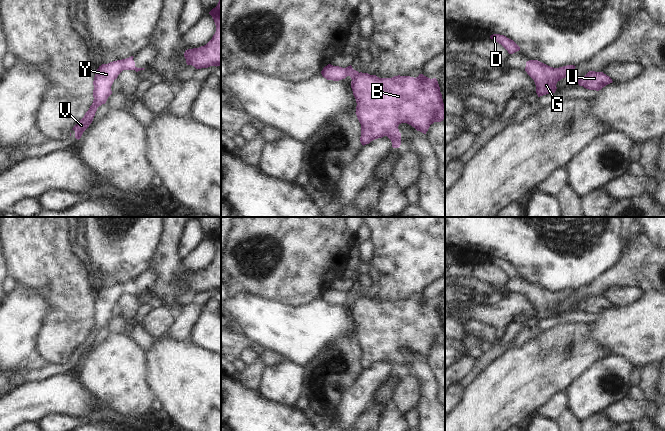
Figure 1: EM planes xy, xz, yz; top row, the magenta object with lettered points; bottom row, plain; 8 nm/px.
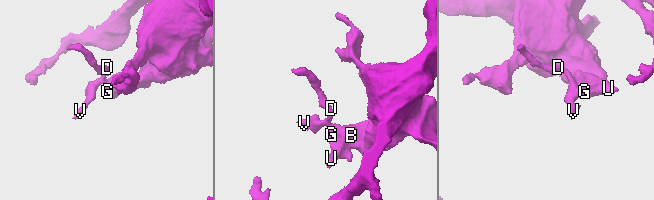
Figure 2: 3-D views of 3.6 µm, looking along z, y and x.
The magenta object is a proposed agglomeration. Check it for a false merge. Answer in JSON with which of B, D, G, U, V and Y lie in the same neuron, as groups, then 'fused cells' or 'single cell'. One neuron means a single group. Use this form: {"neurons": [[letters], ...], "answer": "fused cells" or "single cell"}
{"neurons": [["B", "D", "G", "U", "V", "Y"]], "answer": "single cell"}

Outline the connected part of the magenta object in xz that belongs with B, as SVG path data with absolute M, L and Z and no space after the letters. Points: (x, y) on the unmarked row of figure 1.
M328 288L321 298L327 304L339 305L350 300L351 312L356 323L356 339L361 348L360 366L364 370L371 365L387 360L393 372L401 369L401 357L398 350L407 347L424 358L431 348L441 346L445 342L445 329L436 302L430 303L423 298L418 301L394 300L379 302L376 299L354 294L352 290L342 292Z

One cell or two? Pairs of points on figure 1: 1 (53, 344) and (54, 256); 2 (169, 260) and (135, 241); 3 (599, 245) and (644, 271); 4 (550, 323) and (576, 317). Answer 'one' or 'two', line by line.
1: one
2: two
3: two
4: one

